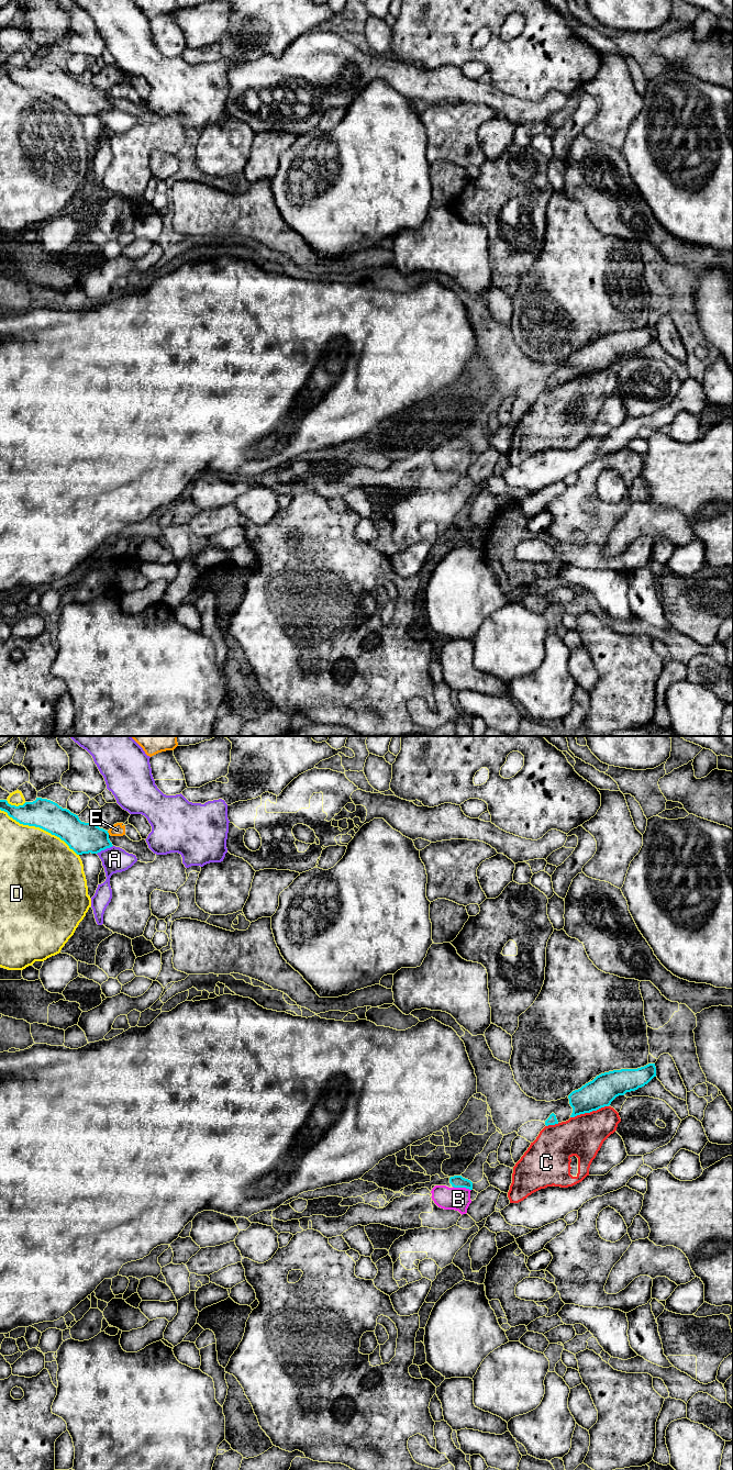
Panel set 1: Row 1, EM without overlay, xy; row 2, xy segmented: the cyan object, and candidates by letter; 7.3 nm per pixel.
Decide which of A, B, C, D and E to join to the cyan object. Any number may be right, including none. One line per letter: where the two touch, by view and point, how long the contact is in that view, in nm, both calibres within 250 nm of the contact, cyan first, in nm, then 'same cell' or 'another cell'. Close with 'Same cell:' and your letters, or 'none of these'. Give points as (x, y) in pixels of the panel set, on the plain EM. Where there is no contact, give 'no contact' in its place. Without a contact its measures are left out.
A: meets cyan in xy at (104, 110); contact 140 nm long; 220 nm thick on the cyan side, 190 nm on the other; another cell
B: meets cyan in xy at (462, 448); contact 140 nm long; 100 nm thick on the cyan side, 170 nm on the other; same cell
C: meets cyan in xy at (589, 374); contact 300 nm long; 220 nm thick on the cyan side, 300 nm on the other; another cell
D: meets cyan in xy at (40, 89); contact 650 nm long; 220 nm thick on the cyan side, 480 nm on the other; another cell
E: meets cyan in xy at (108, 95); contact 40 nm long; 220 nm thick on the cyan side, 90 nm on the other; another cell
Same cell: B

